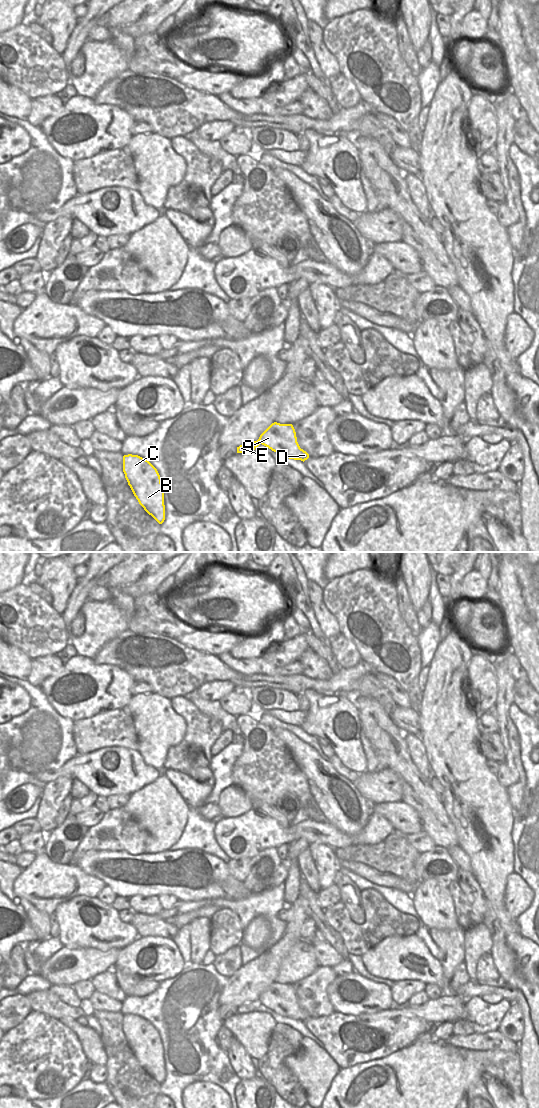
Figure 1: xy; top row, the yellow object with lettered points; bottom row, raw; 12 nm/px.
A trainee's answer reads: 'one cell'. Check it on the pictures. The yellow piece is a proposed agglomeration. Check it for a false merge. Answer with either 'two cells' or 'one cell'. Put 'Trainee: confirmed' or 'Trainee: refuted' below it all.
one cell
Trainee: confirmed

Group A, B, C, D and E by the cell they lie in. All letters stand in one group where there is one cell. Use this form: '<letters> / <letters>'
A B C D E

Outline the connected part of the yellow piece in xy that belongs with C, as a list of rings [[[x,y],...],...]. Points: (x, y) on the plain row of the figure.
[[[138,1015],[123,1016],[123,1032],[134,1056],[159,1084],[165,1080],[164,1050],[157,1029]]]

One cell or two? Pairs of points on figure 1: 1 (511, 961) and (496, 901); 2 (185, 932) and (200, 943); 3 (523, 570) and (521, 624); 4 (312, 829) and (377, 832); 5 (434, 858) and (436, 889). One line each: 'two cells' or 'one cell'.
1: one cell
2: two cells
3: one cell
4: one cell
5: two cells

